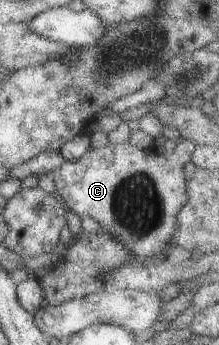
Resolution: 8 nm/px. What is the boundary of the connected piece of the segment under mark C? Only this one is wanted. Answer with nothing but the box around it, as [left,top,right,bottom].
[52,139,194,262]

